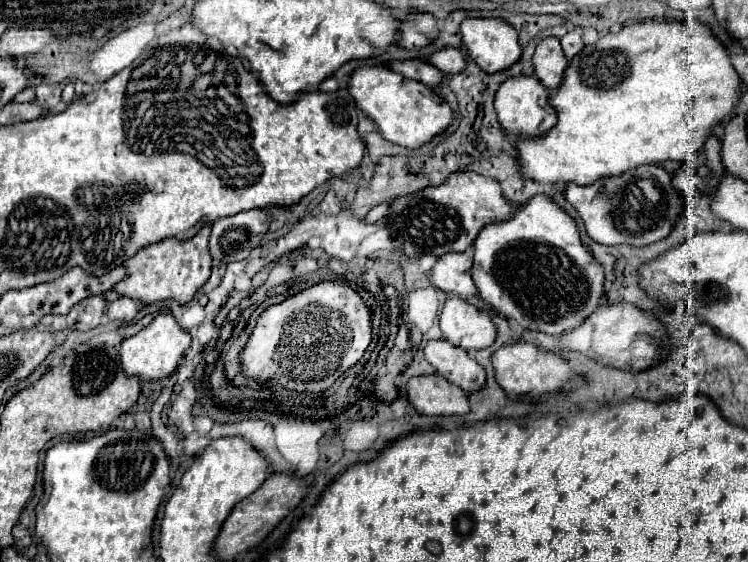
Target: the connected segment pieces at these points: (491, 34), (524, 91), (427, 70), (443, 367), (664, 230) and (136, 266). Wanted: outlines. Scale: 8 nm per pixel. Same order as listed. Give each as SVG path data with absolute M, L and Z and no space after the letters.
M465 19L461 35L471 59L485 73L505 71L521 59L517 31L501 19Z
M511 77L507 79L495 95L495 111L503 131L509 135L521 135L527 139L543 137L557 125L557 111L549 105L549 91L535 77Z
M415 59L415 61L395 61L395 63L391 63L391 69L405 75L407 79L421 81L423 85L427 85L431 89L437 87L443 79L443 73L437 67L433 67L427 61L419 61L419 59Z
M429 341L425 359L439 371L439 375L461 387L465 393L485 387L485 369L469 357L465 349L455 347L449 341Z
M659 165L637 167L621 177L599 179L593 185L569 183L567 201L577 209L591 239L601 245L651 245L665 239L683 215L683 191L673 187L671 173Z
M203 227L191 241L165 239L165 243L155 243L153 247L139 251L133 259L129 259L129 263L125 263L125 267L129 267L129 275L117 283L115 291L123 293L125 297L141 299L145 305L165 299L175 299L181 305L187 305L211 275L209 231L211 227Z

